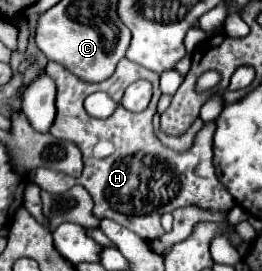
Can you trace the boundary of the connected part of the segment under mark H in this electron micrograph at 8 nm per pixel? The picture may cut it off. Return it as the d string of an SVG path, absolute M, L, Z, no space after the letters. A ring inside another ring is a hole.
M123 58L115 74L101 84L85 84L83 80L77 80L77 76L69 74L67 68L53 62L47 64L45 72L53 78L57 86L57 118L53 122L55 126L51 128L51 134L55 138L63 138L79 146L79 150L83 152L85 168L81 178L72 178L56 170L52 171L51 168L36 168L28 174L28 178L41 190L61 196L73 186L83 184L93 196L93 214L97 218L111 218L123 224L125 228L133 230L143 240L163 236L165 230L163 226L159 226L161 214L173 212L179 206L199 204L207 208L211 202L213 210L231 210L235 206L233 196L219 182L213 168L213 122L203 126L203 130L197 134L193 148L183 154L165 148L155 138L151 126L151 112L155 112L157 100L161 96L157 74L141 68L139 64L127 58ZM137 80L149 80L153 84L153 98L143 112L129 112L121 106L121 98L127 86ZM97 90L107 92L117 102L115 112L105 120L91 118L83 108L83 100Z

